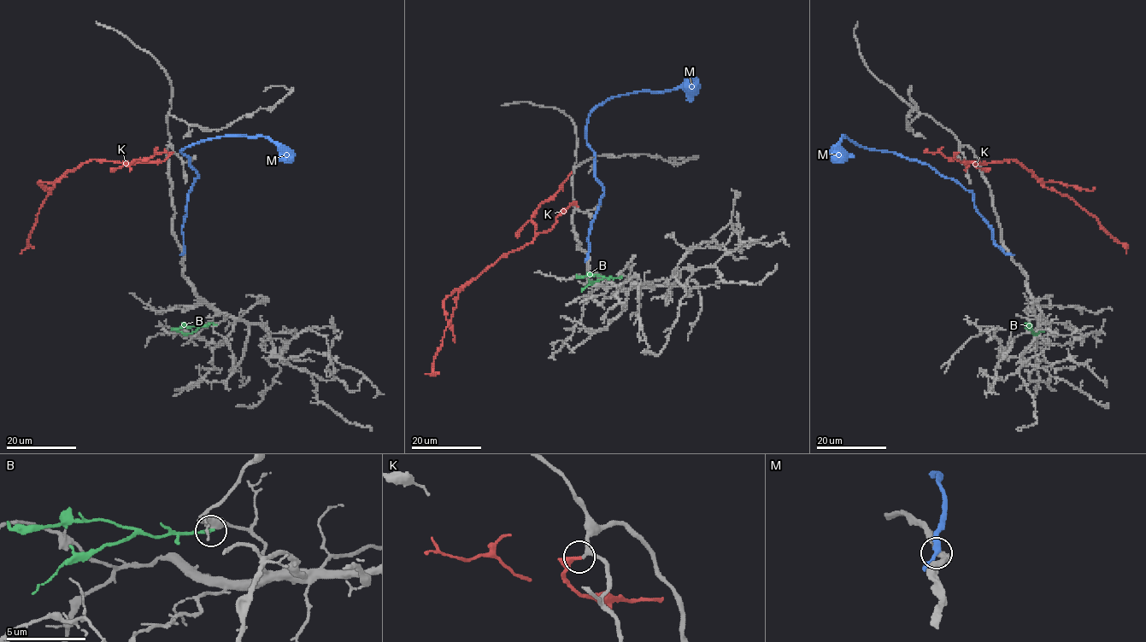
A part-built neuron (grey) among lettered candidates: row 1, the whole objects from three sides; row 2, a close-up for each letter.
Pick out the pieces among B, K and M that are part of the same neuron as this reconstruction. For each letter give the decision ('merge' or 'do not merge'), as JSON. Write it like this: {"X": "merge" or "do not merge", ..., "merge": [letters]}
{"B": "do not merge", "K": "merge", "M": "do not merge", "merge": ["K"]}

